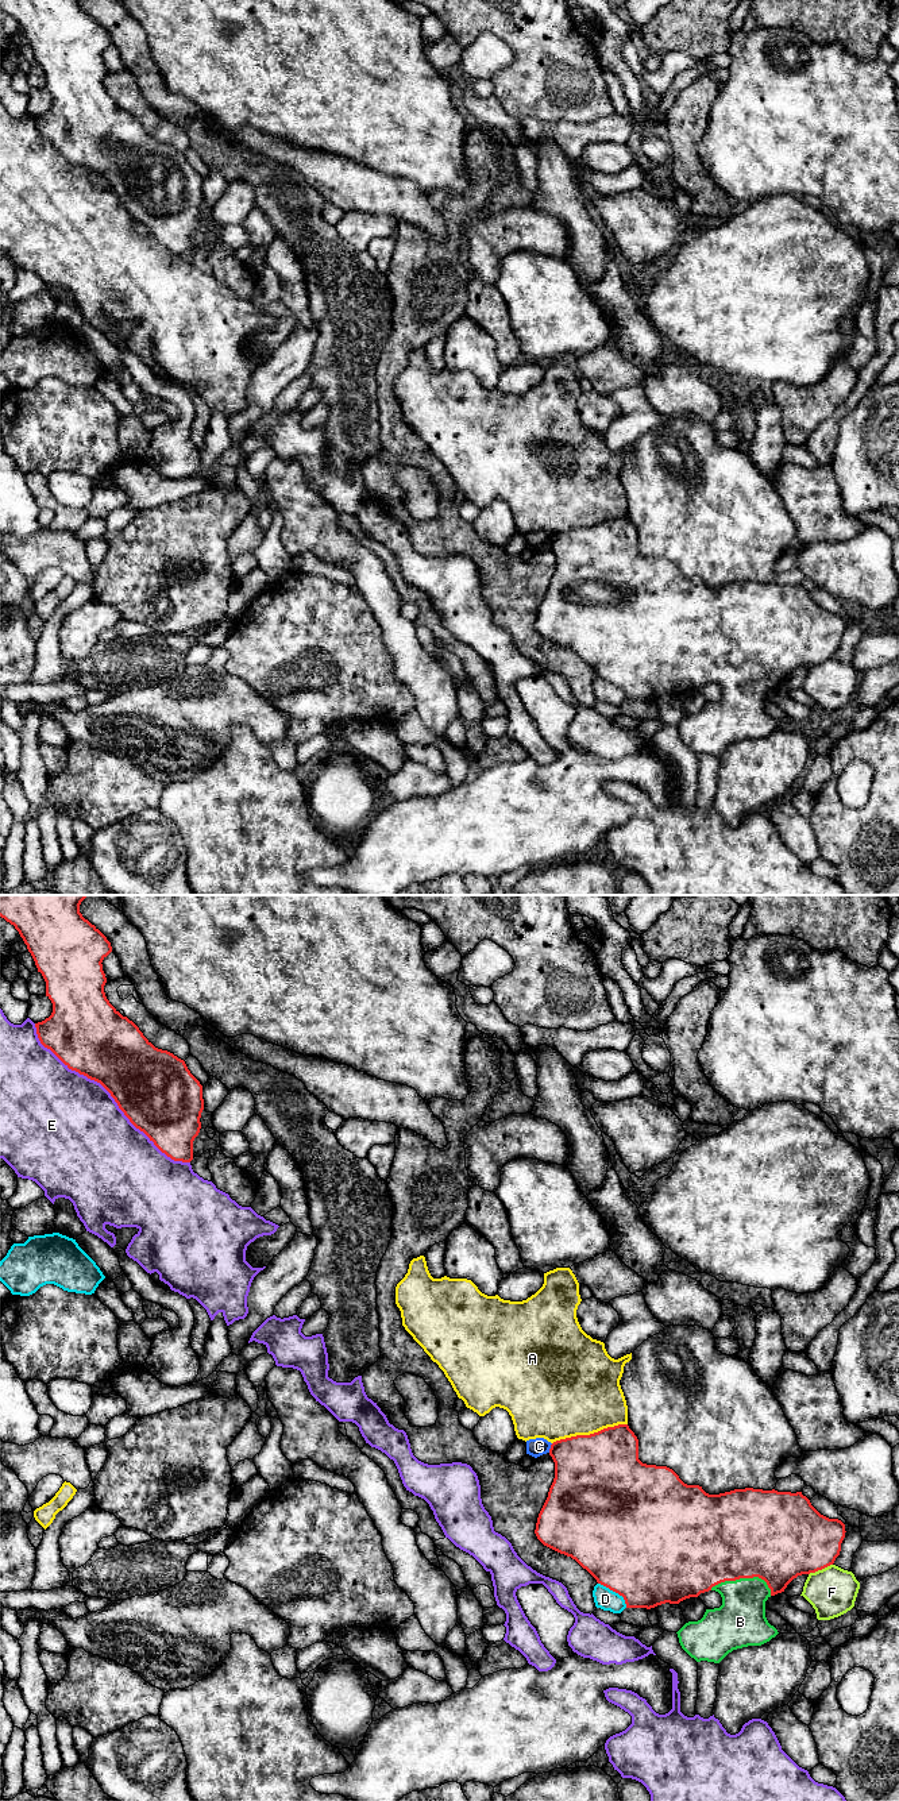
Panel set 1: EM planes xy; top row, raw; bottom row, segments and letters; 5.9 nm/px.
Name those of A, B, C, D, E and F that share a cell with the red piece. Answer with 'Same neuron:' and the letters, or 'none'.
Same neuron: B

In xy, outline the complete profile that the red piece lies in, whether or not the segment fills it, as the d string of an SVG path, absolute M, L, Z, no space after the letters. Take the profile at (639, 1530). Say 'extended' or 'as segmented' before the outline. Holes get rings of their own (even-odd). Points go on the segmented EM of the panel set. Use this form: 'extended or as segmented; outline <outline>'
extended; outline M618 1424L603 1428L590 1435L576 1435L556 1441L551 1445L549 1455L555 1462L555 1478L549 1488L548 1497L539 1513L535 1534L547 1547L571 1557L586 1569L598 1584L609 1588L624 1597L626 1608L655 1608L670 1603L698 1597L701 1593L715 1590L722 1597L722 1605L706 1609L698 1621L686 1623L676 1634L682 1648L697 1662L707 1661L719 1663L729 1652L748 1646L761 1646L775 1638L779 1632L765 1617L765 1601L778 1593L784 1592L787 1585L802 1574L815 1573L834 1563L840 1555L841 1543L845 1538L845 1524L838 1519L829 1519L821 1515L802 1495L802 1492L778 1492L763 1489L734 1489L719 1495L709 1495L699 1485L687 1485L679 1476L667 1466L647 1465L638 1459L638 1439L628 1424Z

